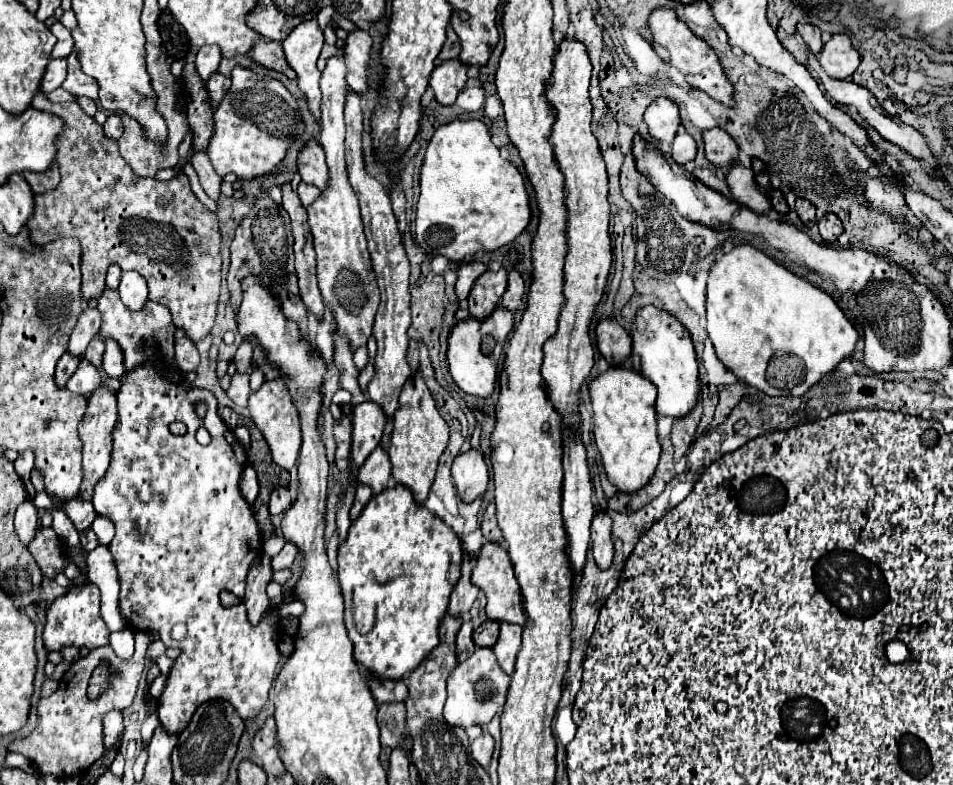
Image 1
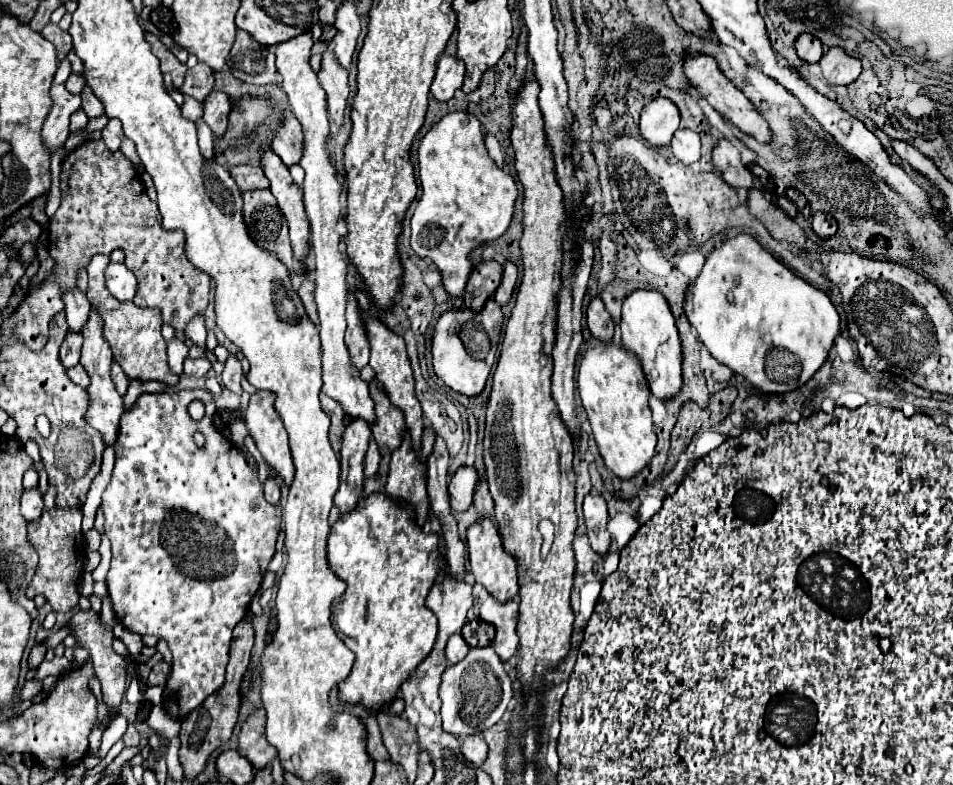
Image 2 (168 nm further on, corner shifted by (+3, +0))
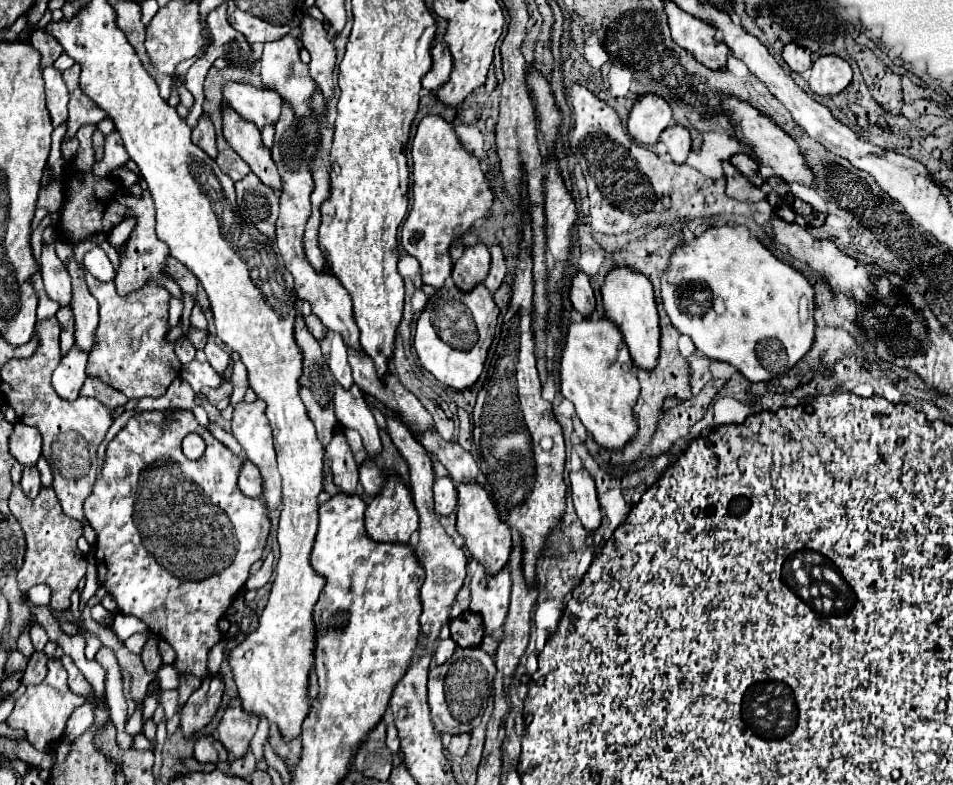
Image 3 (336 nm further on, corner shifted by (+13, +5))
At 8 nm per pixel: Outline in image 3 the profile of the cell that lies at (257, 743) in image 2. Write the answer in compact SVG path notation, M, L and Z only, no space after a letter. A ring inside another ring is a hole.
M232 699L228 709L224 711L218 725L218 739L230 753L230 757L244 757L250 749L250 741L256 733L258 717L250 715L242 709L240 699Z

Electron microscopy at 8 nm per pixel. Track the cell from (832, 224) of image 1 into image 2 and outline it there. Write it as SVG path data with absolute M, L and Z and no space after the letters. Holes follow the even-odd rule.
M814 212L812 214L812 228L820 238L830 238L836 234L836 220L832 214Z

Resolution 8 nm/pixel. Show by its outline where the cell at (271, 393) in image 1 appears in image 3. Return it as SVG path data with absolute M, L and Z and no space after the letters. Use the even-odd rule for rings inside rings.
M256 399L252 403L240 401L234 407L234 419L232 419L232 435L236 437L236 441L242 445L246 459L252 461L262 477L264 477L264 495L262 499L268 503L270 509L280 505L280 475L278 475L278 465L276 465L276 453L274 453L274 441L272 441L272 431L270 431L270 423L264 415L266 405L262 403L262 399Z

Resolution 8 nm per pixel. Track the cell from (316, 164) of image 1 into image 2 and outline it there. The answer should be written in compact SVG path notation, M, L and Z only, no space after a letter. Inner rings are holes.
M290 110L284 112L282 126L270 140L272 140L272 152L278 154L286 166L292 166L302 158L304 134L302 134L300 122L294 118Z

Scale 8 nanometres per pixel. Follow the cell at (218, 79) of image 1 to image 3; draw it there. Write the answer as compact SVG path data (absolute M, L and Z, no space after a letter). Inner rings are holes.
M202 113L196 127L192 129L192 143L204 149L212 159L218 155L216 151L216 135L214 135L214 125L208 117L208 113Z

